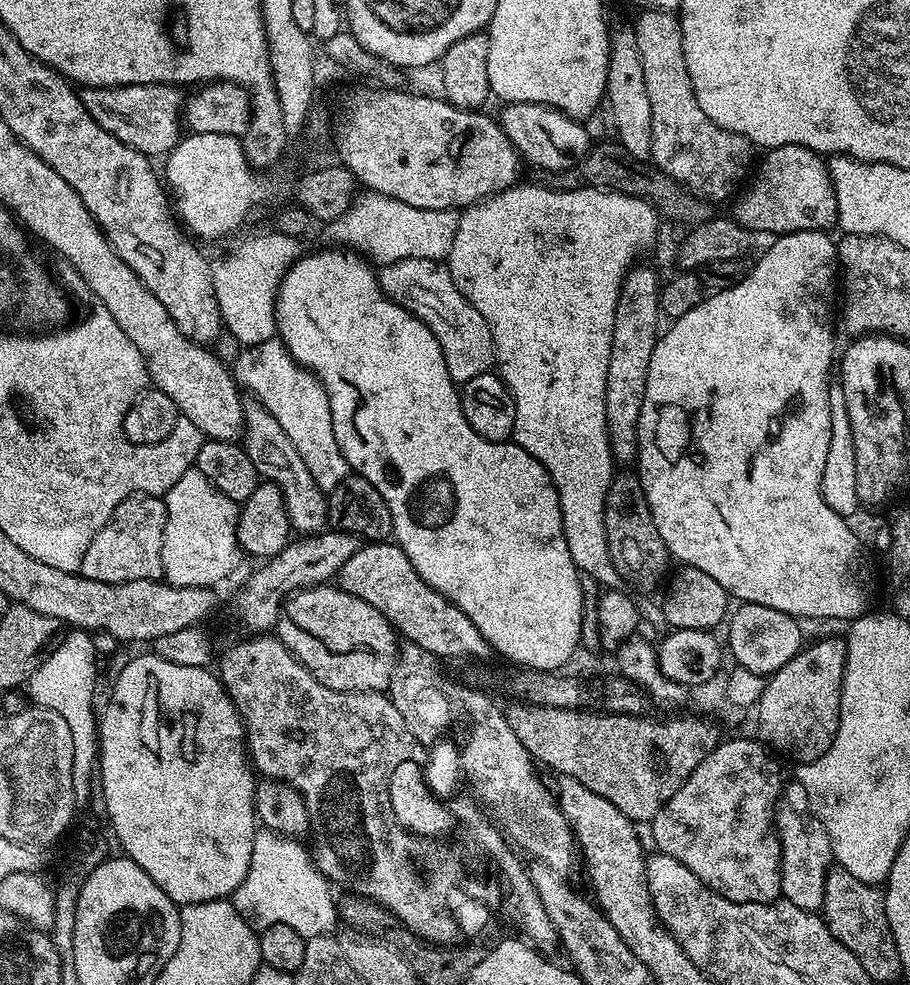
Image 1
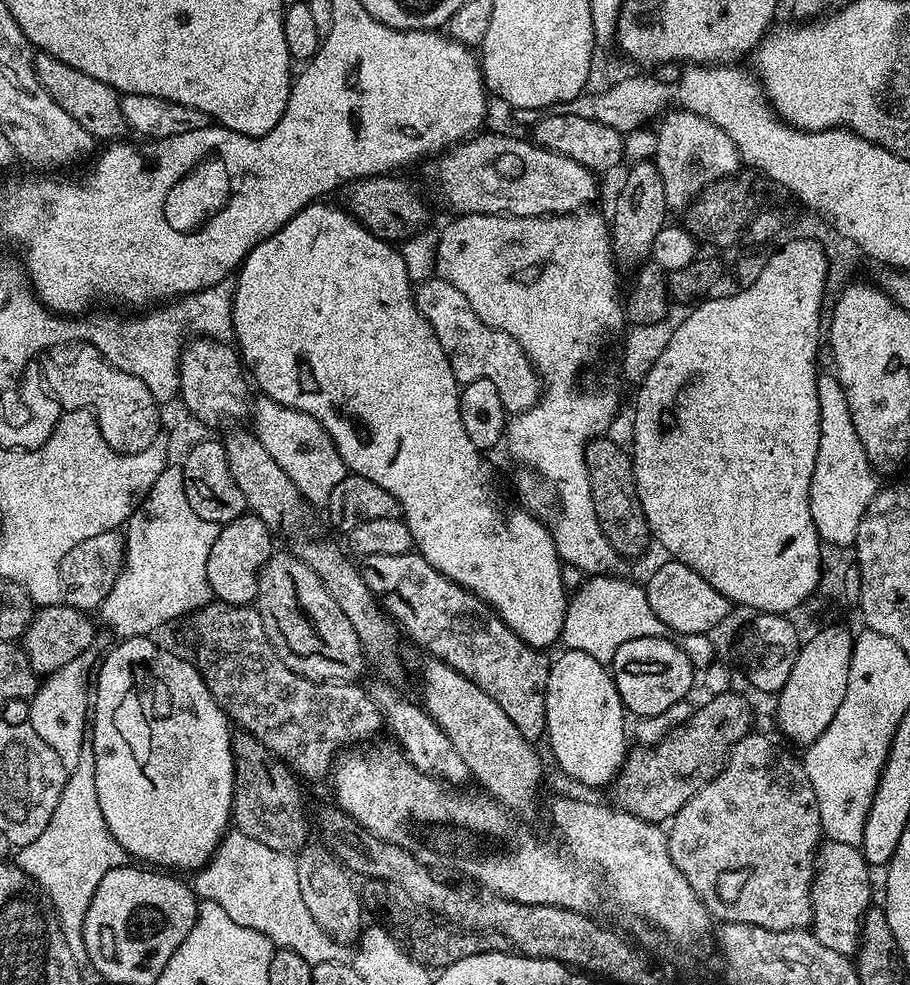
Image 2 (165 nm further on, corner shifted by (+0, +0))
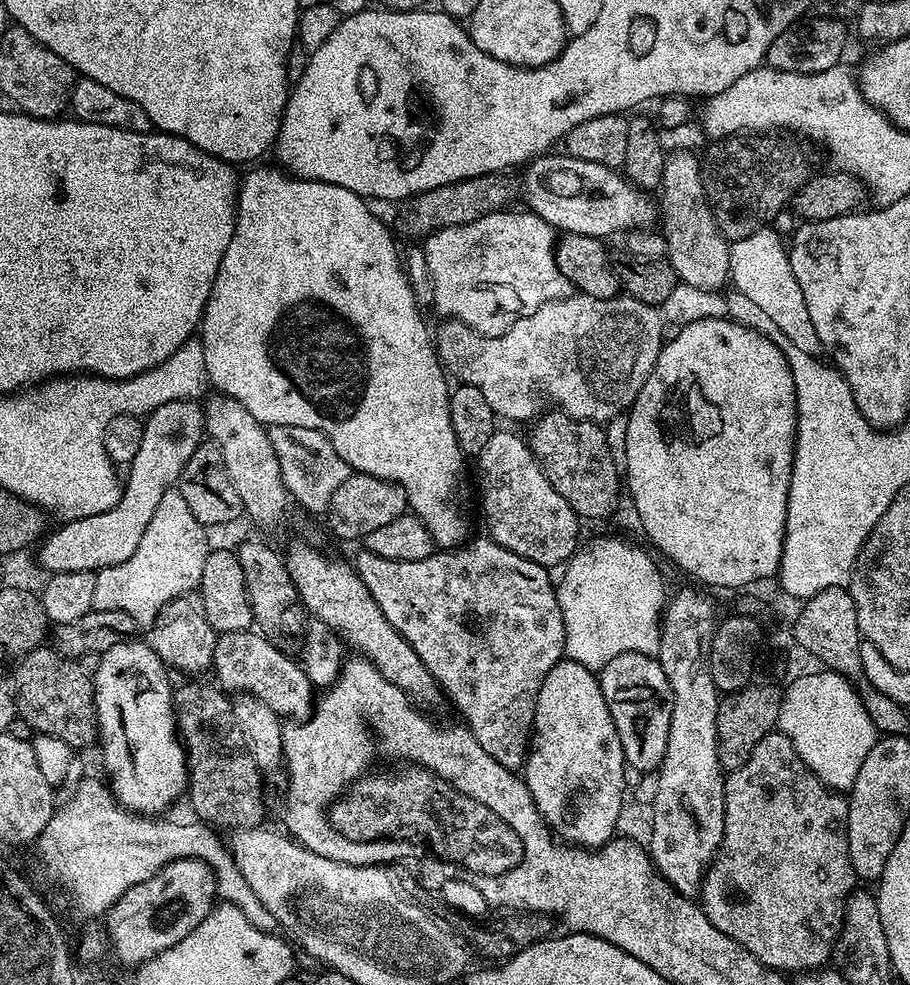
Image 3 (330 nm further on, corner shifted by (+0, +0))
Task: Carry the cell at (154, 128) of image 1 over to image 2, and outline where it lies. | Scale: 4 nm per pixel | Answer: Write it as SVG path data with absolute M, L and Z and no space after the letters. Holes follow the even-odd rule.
M37 51L34 63L36 77L46 94L50 94L50 98L54 98L54 102L58 102L58 106L62 106L62 110L82 126L82 130L89 132L97 141L116 142L123 137L120 135L126 132L126 125L120 105L121 93L115 88L106 86L106 82L98 82L98 78L90 78L90 74L82 74L82 70L74 70L74 66L66 66L66 62L45 52Z

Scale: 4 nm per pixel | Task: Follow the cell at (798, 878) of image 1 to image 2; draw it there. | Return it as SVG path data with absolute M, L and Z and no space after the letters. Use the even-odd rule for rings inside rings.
M827 839L817 849L811 886L810 930L823 945L846 957L859 951L860 928L872 904L870 873L871 867L857 845Z

